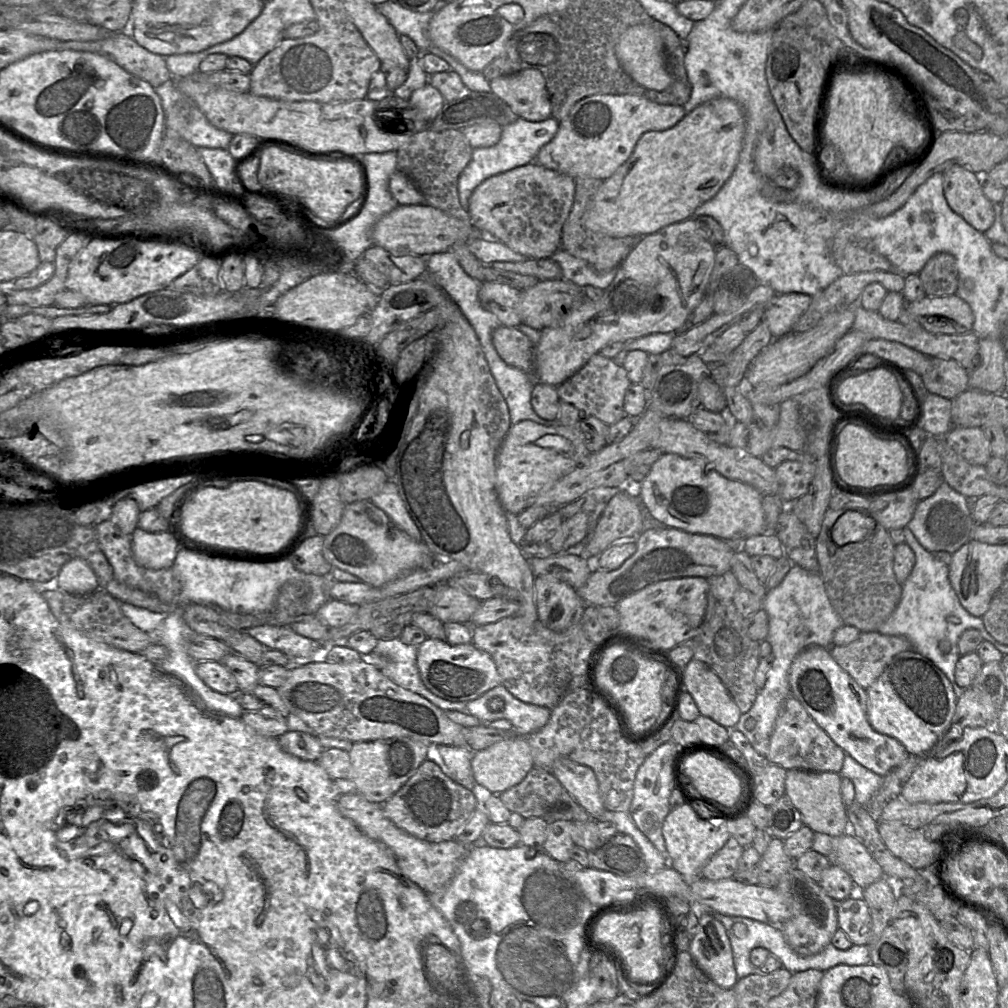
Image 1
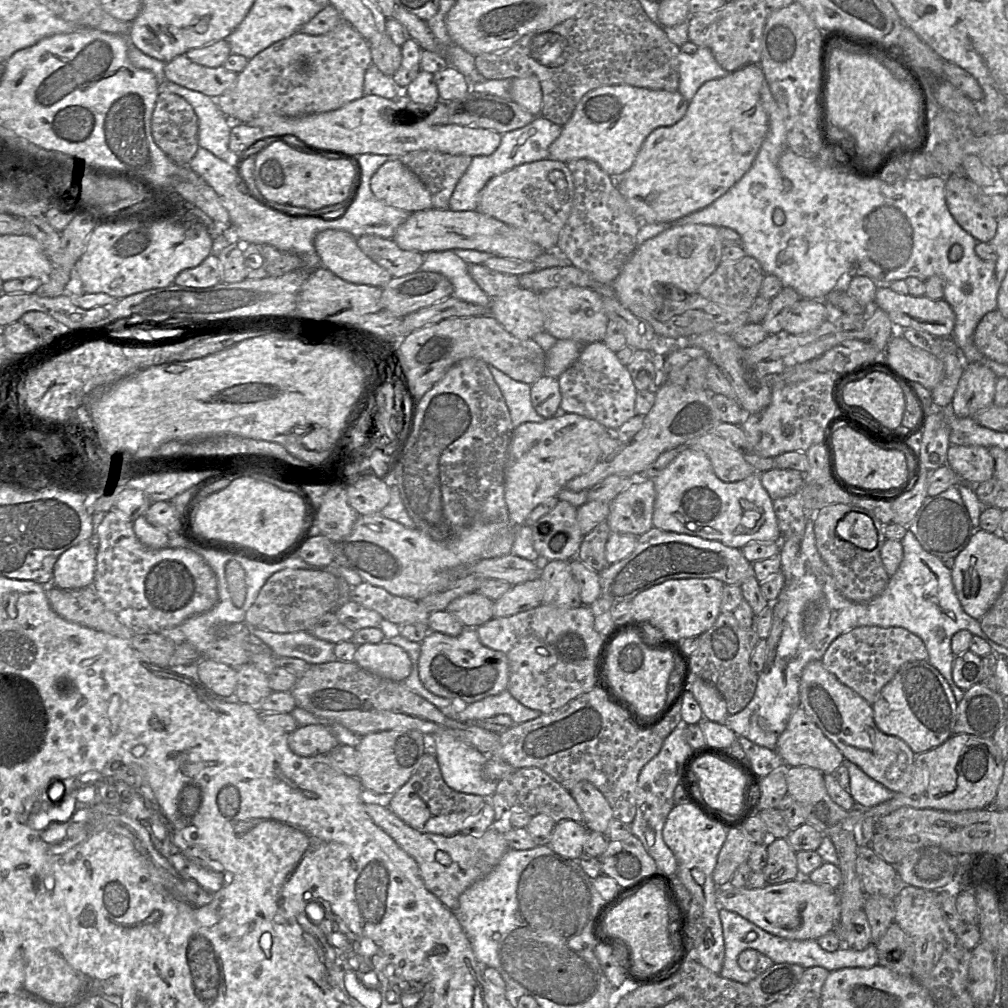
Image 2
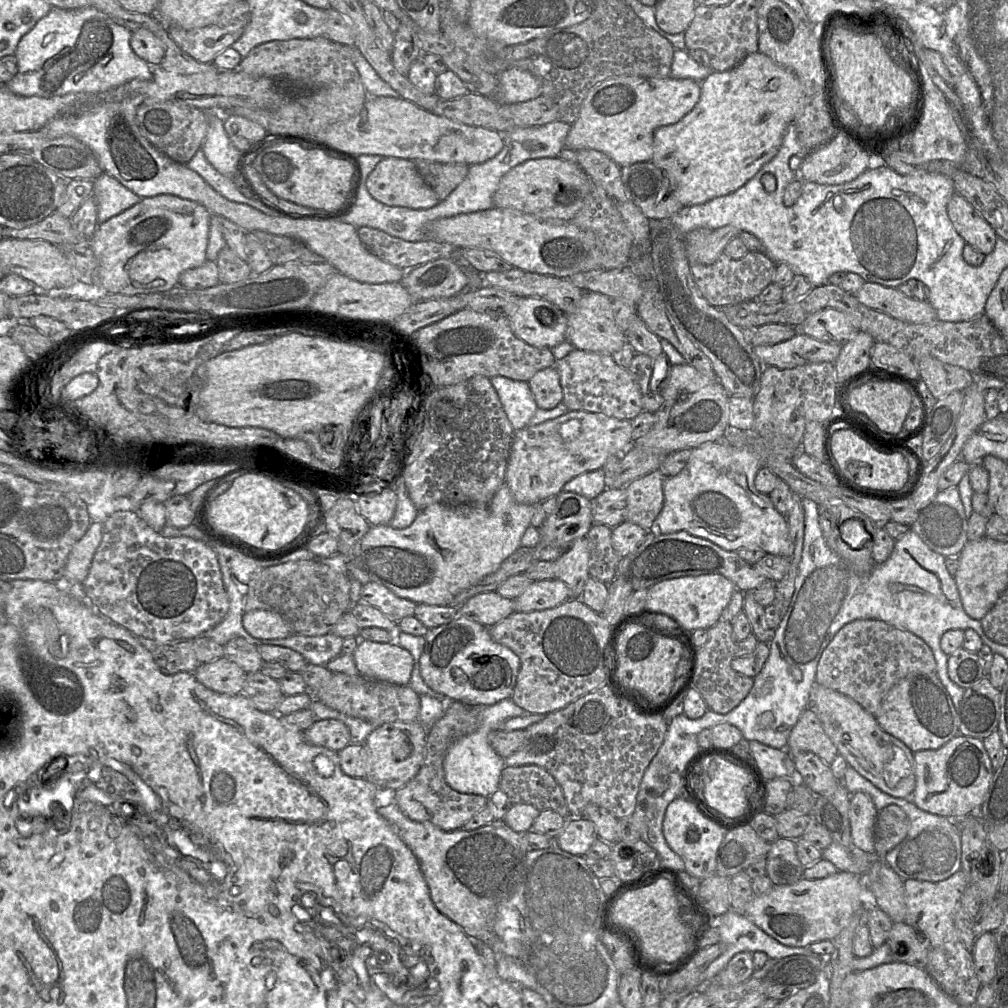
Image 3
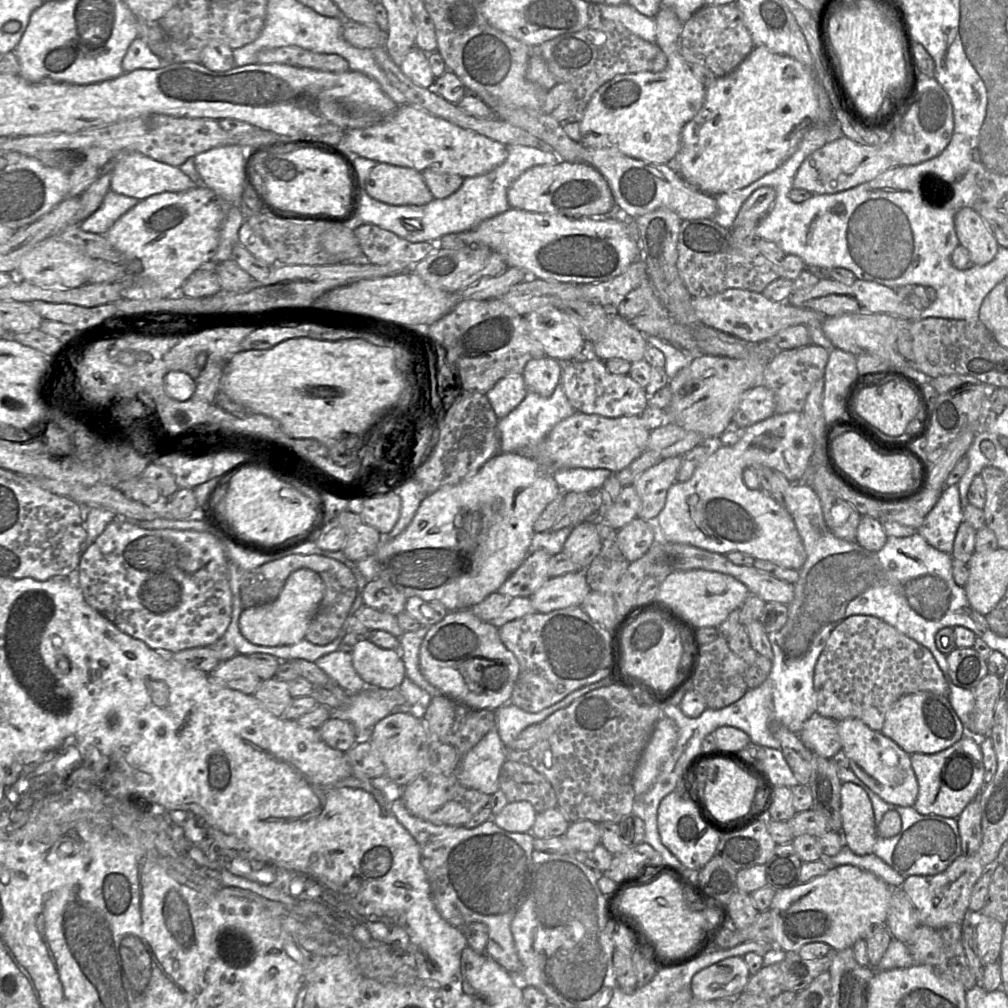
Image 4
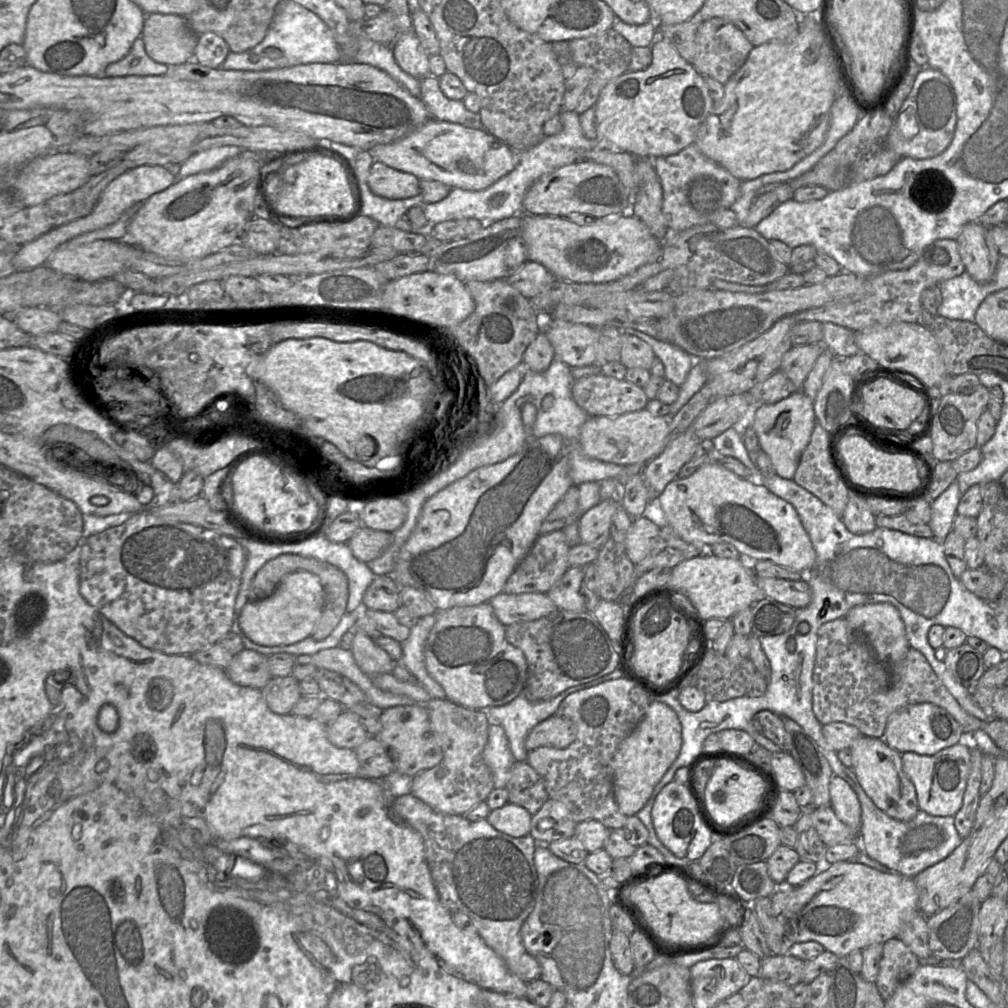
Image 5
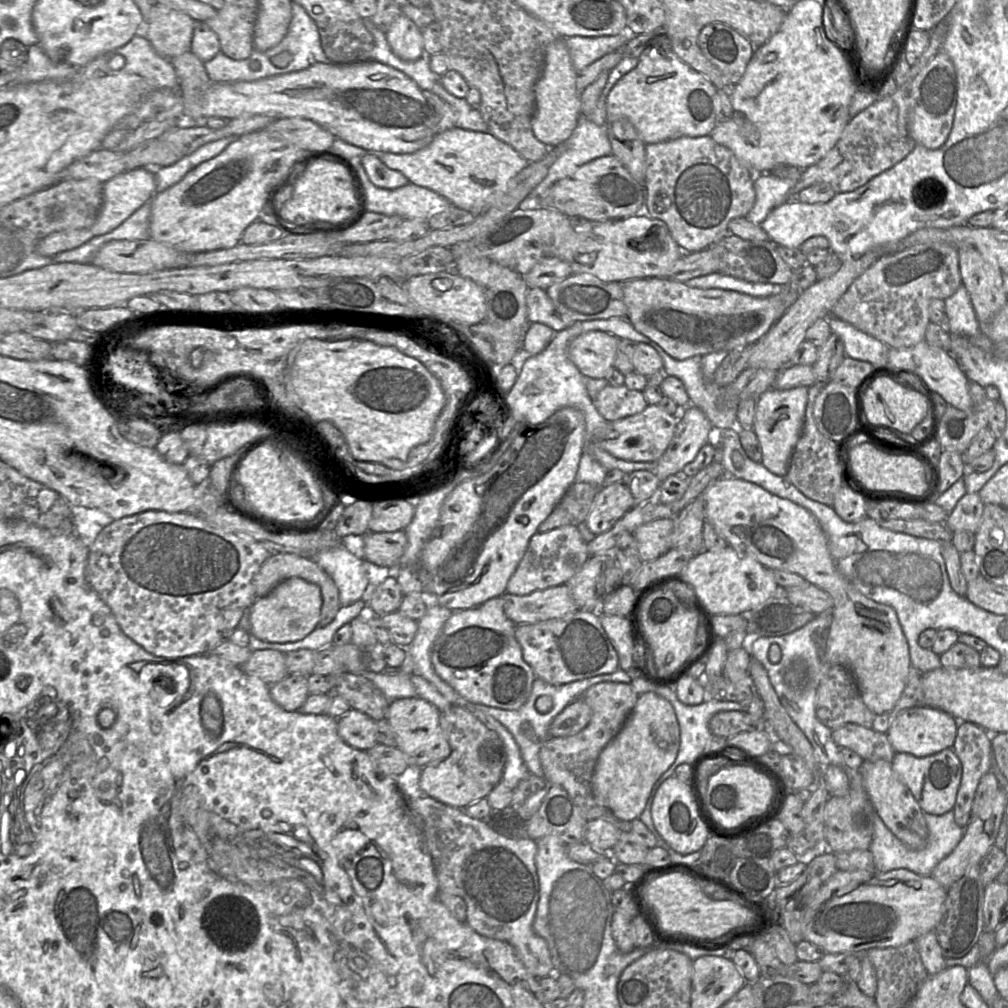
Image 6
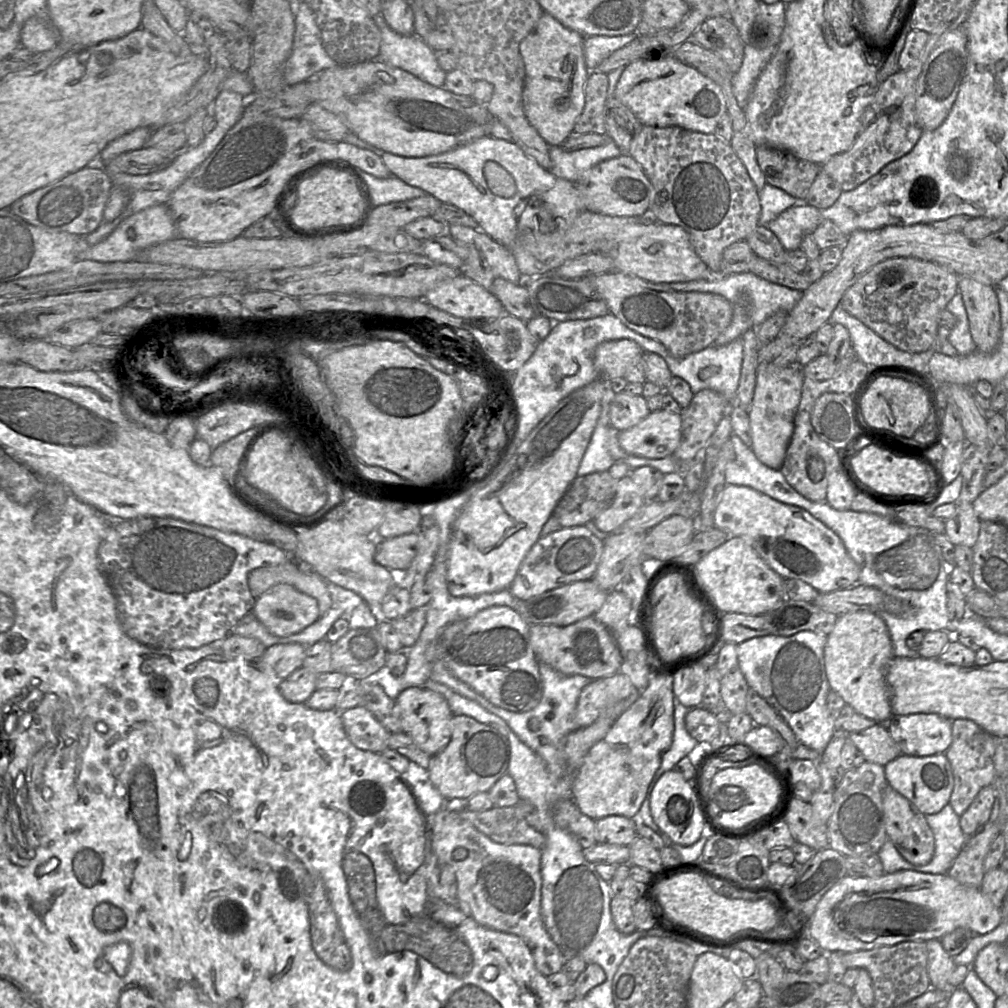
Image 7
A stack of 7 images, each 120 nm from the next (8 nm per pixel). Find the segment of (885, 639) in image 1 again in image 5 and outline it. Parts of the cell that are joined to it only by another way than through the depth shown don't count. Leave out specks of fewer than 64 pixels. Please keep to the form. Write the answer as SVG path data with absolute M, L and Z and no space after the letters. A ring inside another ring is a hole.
M845 617L819 627L813 671L813 712L821 725L844 722L856 727L864 736L883 739L889 717L899 709L919 703L943 708L965 733L981 727L981 720L960 707L920 651L909 649L899 681L891 683L887 667L874 657L865 634L853 628Z

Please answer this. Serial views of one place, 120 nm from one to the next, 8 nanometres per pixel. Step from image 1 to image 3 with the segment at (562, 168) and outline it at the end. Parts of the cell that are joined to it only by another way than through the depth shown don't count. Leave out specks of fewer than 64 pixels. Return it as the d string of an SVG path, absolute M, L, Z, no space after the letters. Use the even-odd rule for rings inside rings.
M621 76L606 79L595 85L585 97L580 115L565 140L565 148L575 151L593 149L610 157L620 167L639 162L649 162L653 156L654 132L662 127L679 122L697 104L700 98L701 82L692 79L646 78Z

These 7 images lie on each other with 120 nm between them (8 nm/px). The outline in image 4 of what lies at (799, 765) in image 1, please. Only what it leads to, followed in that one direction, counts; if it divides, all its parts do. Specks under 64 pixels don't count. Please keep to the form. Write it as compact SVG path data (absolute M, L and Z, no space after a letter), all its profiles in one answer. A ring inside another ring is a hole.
M817 711L807 720L799 732L802 743L813 753L831 759L841 750L841 740L838 734L837 721L821 716Z

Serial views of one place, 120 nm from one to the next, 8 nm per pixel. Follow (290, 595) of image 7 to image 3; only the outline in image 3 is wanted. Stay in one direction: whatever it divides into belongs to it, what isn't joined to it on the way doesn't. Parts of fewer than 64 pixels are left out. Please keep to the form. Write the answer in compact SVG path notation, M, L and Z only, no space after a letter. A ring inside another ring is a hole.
M252 610L243 615L243 627L258 639L283 639L293 634L285 618L272 610Z

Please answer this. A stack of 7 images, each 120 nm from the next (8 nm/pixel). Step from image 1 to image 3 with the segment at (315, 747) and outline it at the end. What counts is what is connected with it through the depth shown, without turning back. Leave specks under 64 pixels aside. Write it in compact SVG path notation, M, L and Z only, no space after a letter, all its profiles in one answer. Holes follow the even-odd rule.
M316 720L311 727L303 731L305 741L316 746L326 747L336 752L351 743L348 727L340 720Z

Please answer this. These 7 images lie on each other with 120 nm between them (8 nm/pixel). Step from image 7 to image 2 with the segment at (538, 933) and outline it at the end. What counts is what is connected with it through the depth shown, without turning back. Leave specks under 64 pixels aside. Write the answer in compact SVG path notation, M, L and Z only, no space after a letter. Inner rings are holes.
M365 803L365 810L373 822L415 860L427 890L452 912L457 910L461 894L471 885L486 877L509 849L504 837L504 828L497 825L485 831L481 836L461 833L444 836L412 828L396 816L389 807Z

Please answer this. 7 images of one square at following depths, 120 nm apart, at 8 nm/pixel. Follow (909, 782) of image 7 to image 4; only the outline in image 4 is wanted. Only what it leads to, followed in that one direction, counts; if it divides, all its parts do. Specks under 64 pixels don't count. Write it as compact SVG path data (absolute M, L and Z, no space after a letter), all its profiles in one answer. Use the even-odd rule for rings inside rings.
M965 735L952 746L935 754L913 753L911 766L918 784L918 795L913 805L922 815L939 815L957 819L963 809L983 789L984 767L980 741L971 735Z

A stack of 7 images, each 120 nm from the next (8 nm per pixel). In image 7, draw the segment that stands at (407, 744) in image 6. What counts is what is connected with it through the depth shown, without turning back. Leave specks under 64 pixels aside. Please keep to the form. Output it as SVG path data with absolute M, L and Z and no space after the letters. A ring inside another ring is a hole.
M423 686L404 689L395 699L402 723L402 733L407 733L423 752L438 754L449 743L452 734L453 713L446 699Z

